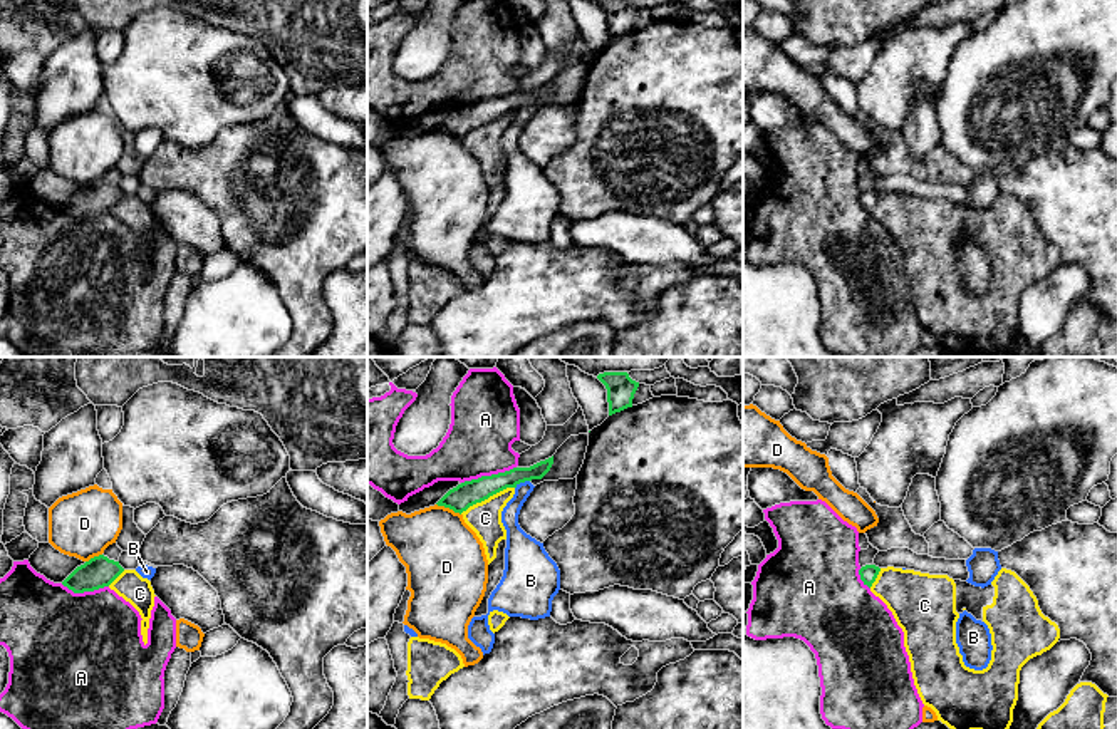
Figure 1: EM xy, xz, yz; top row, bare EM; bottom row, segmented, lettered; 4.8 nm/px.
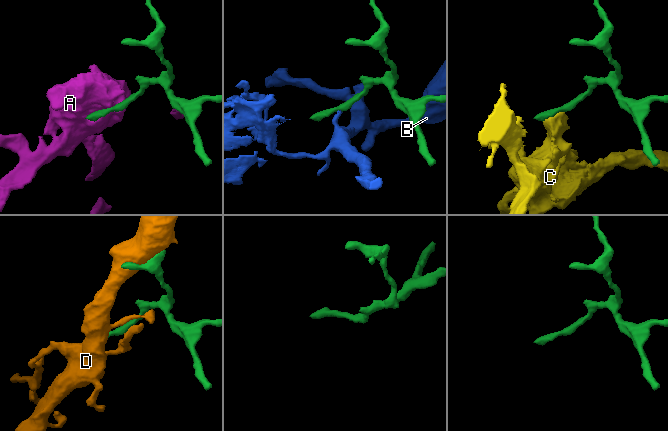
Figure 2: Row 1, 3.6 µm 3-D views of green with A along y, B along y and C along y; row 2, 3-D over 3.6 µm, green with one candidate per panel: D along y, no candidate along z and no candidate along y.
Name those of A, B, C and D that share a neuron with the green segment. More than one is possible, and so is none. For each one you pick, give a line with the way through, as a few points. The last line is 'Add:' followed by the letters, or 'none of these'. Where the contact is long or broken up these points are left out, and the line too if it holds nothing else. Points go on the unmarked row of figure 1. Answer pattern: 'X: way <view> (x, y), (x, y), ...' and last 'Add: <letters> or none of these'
Add: none of these

